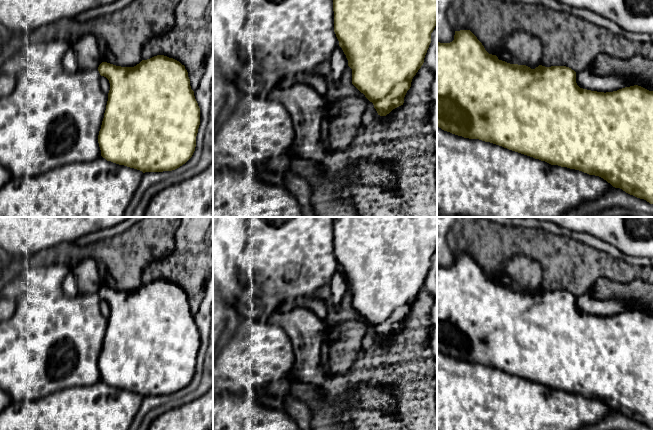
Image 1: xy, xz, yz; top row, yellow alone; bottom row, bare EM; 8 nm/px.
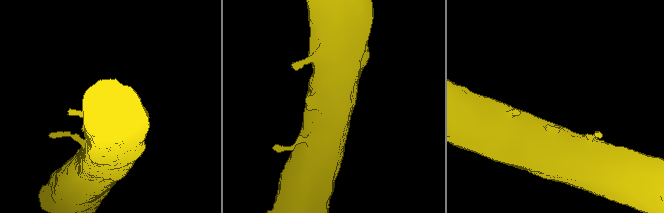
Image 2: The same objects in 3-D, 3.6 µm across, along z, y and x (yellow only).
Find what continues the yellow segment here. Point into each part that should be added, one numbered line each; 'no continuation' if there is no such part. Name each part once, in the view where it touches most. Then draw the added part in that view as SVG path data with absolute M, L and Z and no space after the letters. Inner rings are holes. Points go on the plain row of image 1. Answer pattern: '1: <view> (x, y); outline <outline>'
no continuation

